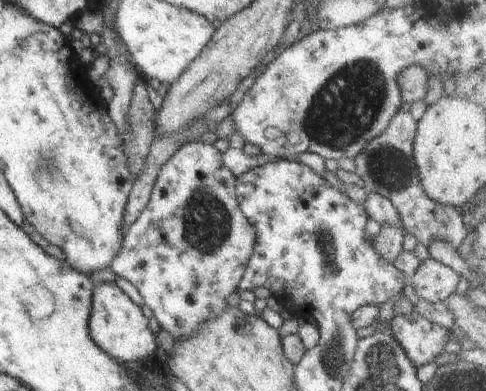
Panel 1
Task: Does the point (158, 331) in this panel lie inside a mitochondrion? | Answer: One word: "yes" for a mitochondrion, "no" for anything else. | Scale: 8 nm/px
no

